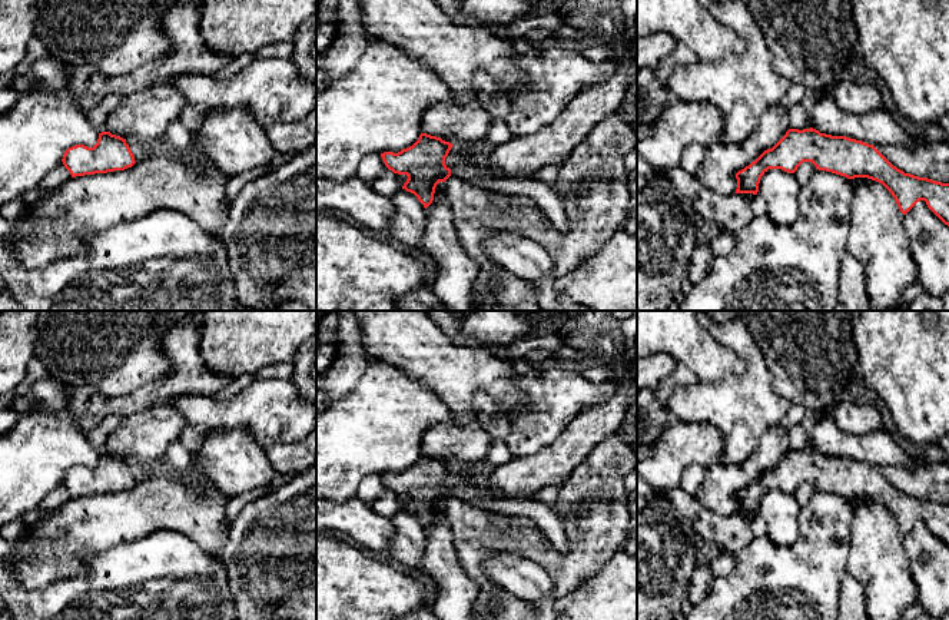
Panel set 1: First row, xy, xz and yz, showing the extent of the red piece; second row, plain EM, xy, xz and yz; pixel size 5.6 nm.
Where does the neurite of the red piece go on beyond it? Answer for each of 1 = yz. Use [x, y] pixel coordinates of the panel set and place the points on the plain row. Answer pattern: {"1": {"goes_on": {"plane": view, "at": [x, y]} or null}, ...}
{"1": {"goes_on": null}}

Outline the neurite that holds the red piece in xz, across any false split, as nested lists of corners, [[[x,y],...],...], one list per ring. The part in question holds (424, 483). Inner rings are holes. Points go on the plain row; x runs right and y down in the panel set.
[[[421,454],[412,467],[398,474],[384,473],[381,478],[389,491],[408,497],[402,510],[414,514],[427,530],[434,521],[437,505],[451,497],[445,478],[452,467],[441,458]]]

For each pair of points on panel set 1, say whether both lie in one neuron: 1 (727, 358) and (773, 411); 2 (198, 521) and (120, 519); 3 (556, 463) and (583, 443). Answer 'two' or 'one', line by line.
1: two
2: one
3: one

